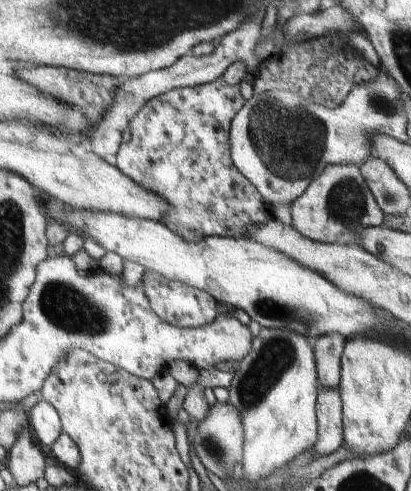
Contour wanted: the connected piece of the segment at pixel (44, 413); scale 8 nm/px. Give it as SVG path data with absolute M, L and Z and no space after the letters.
M40 401L29 411L28 420L36 440L42 446L52 446L63 432L56 409L48 401Z

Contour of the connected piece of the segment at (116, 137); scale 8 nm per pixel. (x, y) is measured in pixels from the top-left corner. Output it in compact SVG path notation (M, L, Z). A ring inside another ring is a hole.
M252 17L251 21L248 21L247 24L240 25L238 29L232 30L231 33L224 34L224 36L220 37L220 43L213 48L213 51L209 55L202 55L200 57L193 54L184 55L172 66L151 71L139 77L122 79L119 92L115 96L114 105L107 110L103 121L96 124L96 130L90 136L88 147L114 165L117 161L117 150L122 142L122 132L129 126L129 120L135 114L138 114L138 111L149 100L178 87L193 87L212 82L214 79L221 77L228 66L237 60L243 60L247 72L254 73L261 61L260 57L257 57L253 50L261 40L262 21L262 17Z

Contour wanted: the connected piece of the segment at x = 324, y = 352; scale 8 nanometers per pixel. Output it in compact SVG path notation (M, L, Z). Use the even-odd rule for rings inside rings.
M332 333L313 340L321 389L334 389L339 386L340 358L343 358L344 337L344 335Z

